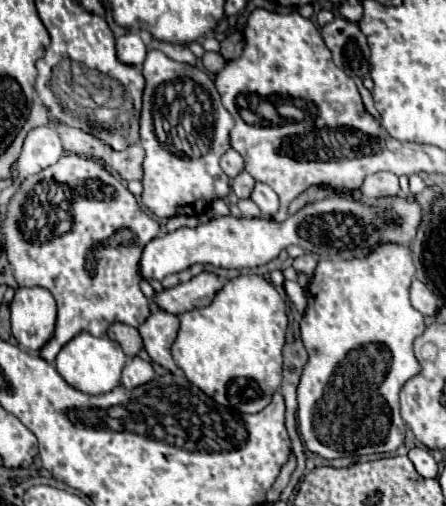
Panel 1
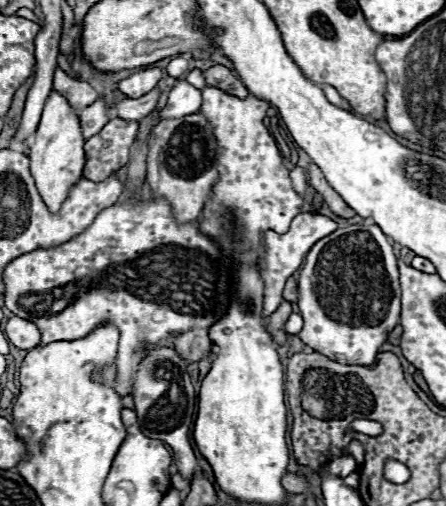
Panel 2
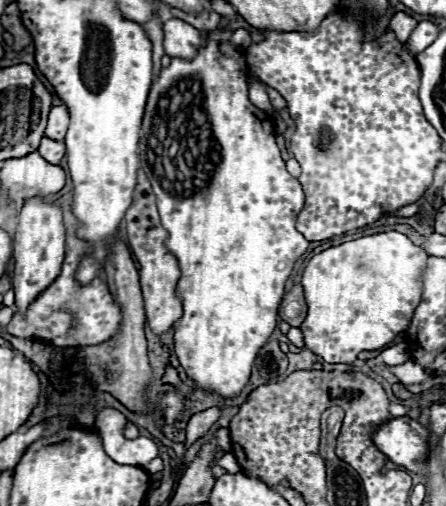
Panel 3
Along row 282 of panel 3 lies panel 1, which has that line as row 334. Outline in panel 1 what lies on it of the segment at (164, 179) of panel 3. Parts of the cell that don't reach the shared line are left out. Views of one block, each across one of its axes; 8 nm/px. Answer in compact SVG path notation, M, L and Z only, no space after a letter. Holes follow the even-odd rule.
M256 274L238 276L224 284L208 308L198 308L184 312L180 316L180 330L172 344L172 358L180 366L186 378L198 386L204 394L222 406L238 412L260 412L270 404L272 394L282 382L282 340L286 342L286 310L284 300L274 290L274 286Z

